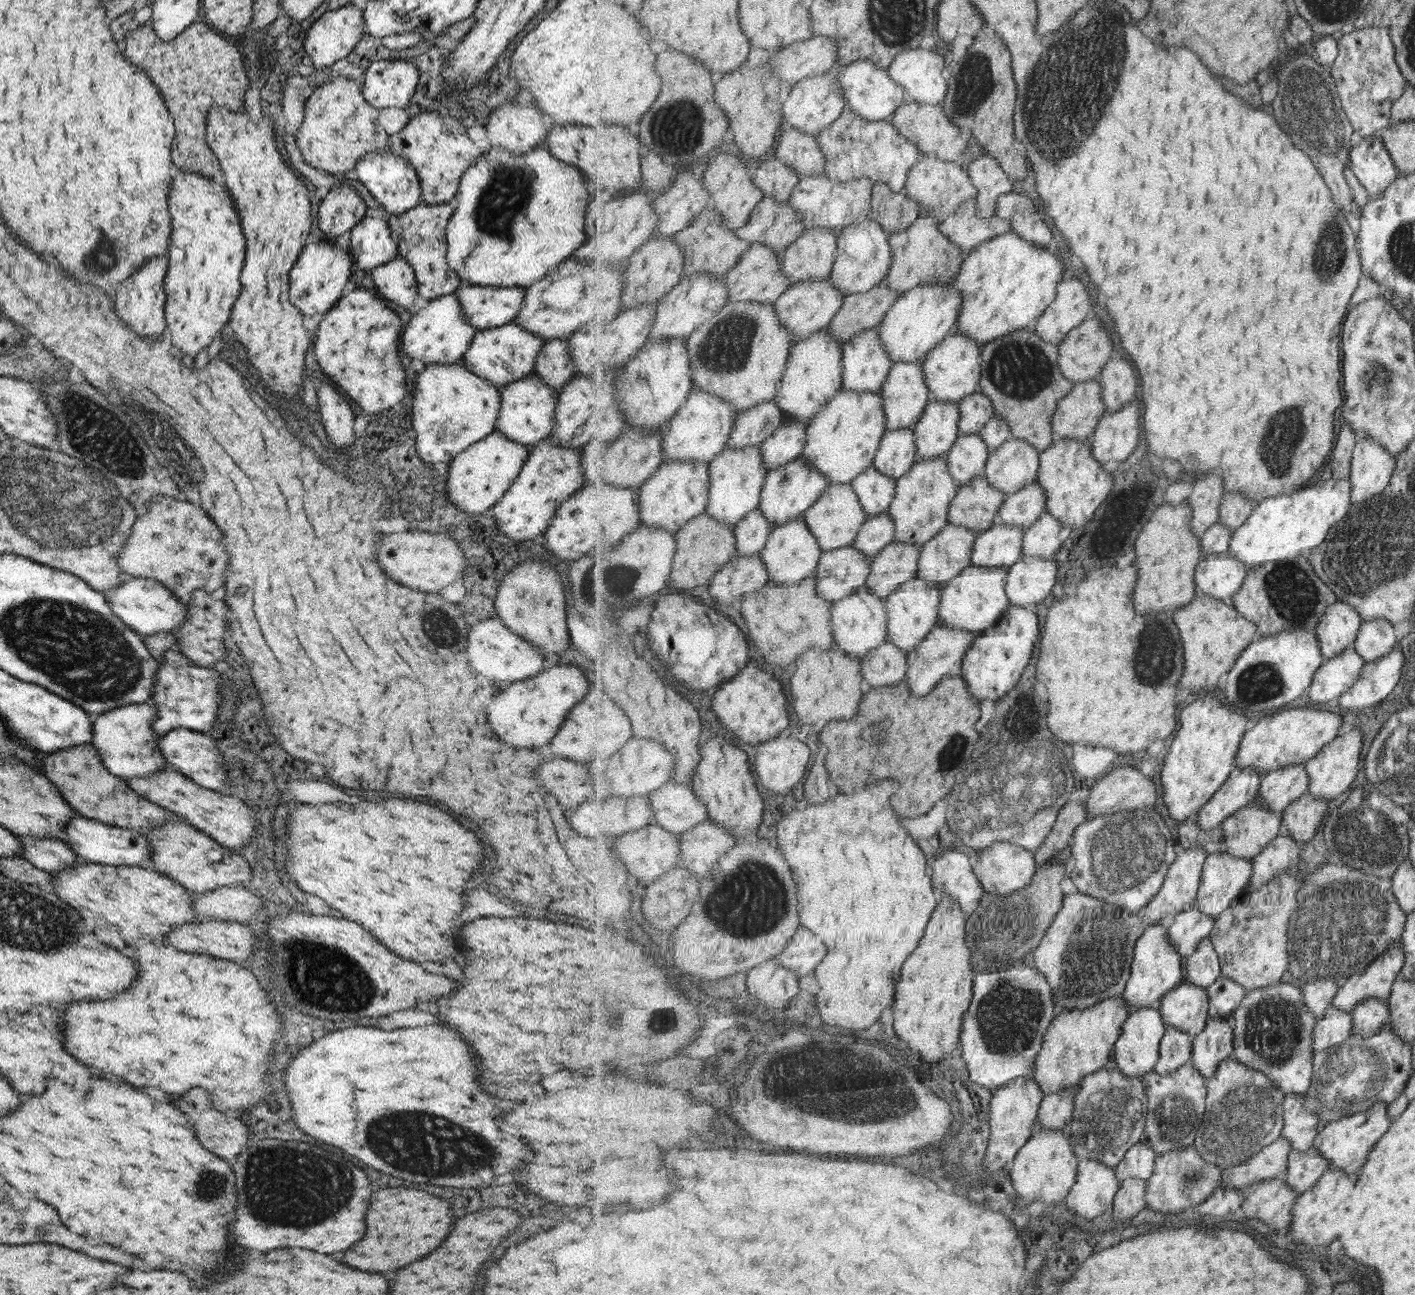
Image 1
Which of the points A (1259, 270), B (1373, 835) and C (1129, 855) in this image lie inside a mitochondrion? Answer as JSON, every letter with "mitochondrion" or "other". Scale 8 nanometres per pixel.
{"A":"other","B":"mitochondrion","C":"mitochondrion"}

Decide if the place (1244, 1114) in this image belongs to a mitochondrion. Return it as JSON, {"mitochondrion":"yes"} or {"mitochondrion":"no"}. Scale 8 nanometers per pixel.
{"mitochondrion":"yes"}

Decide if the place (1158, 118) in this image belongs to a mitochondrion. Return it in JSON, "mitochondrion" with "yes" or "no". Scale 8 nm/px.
{"mitochondrion":"no"}

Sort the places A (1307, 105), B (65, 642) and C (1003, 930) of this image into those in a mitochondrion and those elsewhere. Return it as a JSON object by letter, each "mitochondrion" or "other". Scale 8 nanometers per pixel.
{"A":"mitochondrion","B":"mitochondrion","C":"mitochondrion"}

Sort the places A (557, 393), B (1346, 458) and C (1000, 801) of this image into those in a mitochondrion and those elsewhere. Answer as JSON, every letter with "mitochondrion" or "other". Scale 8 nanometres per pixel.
{"A":"other","B":"other","C":"mitochondrion"}

